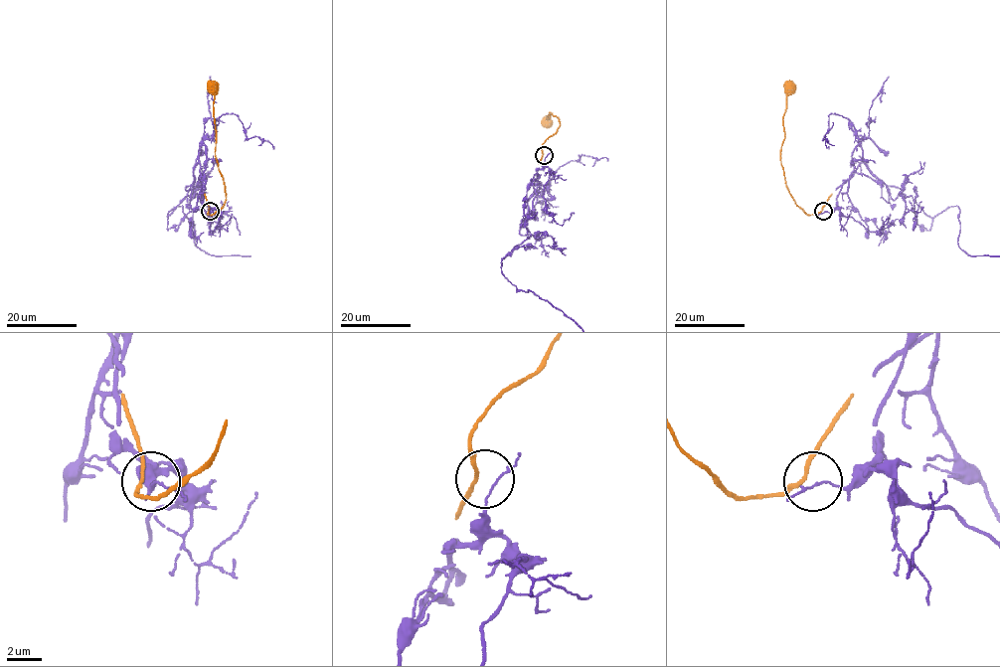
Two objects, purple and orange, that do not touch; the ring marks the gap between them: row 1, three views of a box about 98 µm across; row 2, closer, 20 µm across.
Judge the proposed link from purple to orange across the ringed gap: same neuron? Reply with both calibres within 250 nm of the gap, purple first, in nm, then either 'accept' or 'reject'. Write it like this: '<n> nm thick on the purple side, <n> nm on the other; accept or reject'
90 nm thick on the purple side, 200 nm on the other; accept

